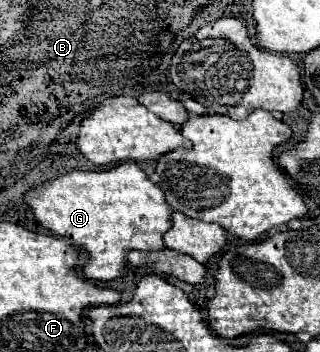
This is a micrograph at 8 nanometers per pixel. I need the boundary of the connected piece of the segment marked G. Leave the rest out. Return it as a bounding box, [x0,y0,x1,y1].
[25,163,171,281]

